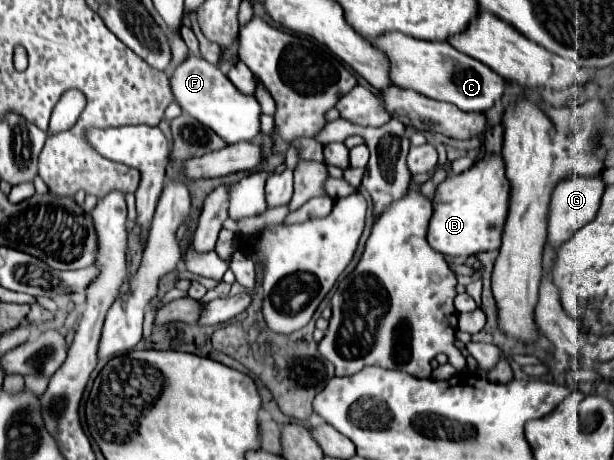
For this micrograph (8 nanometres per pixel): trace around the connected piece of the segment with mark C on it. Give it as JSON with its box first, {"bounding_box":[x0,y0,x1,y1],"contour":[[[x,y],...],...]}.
{"bounding_box":[368,32,506,112],"contour":[[[388,32],[388,36],[368,42],[388,56],[392,84],[410,88],[432,100],[450,102],[464,112],[484,112],[492,108],[494,102],[504,94],[506,82],[494,70],[470,56],[464,56],[448,42],[416,40],[410,36],[400,36],[398,32]]]}

